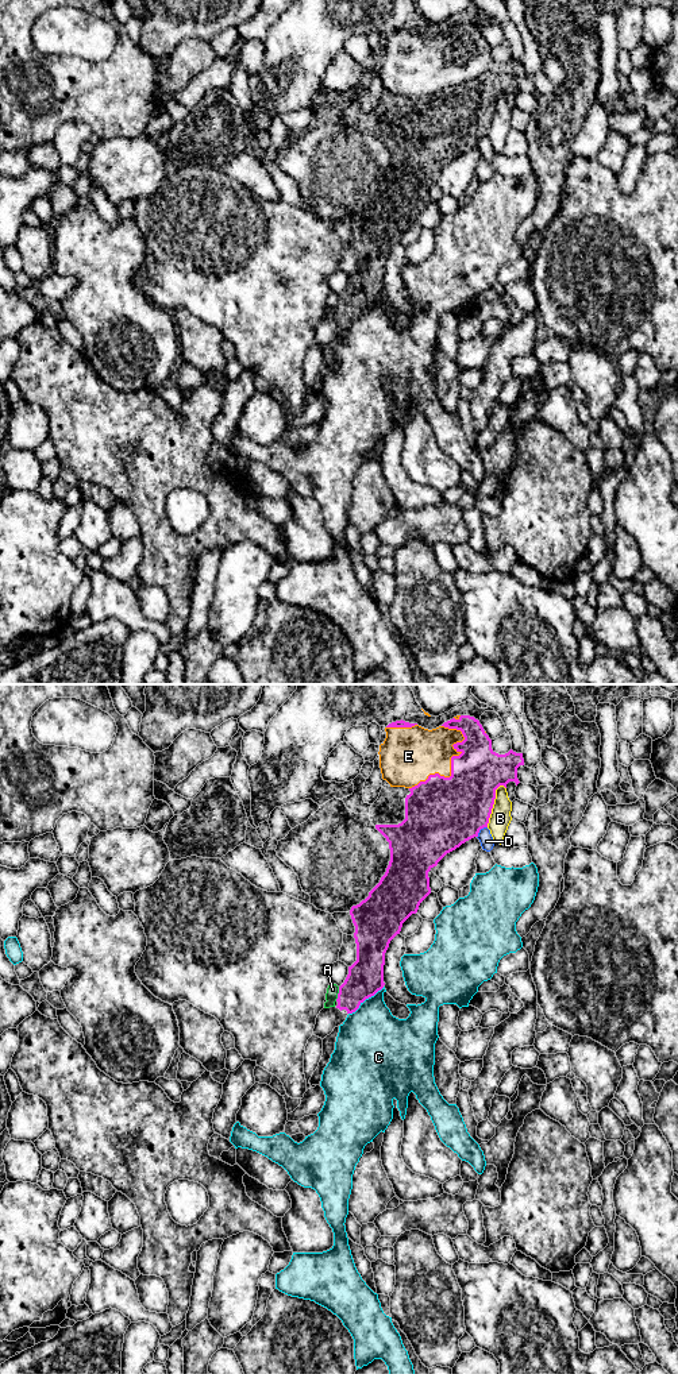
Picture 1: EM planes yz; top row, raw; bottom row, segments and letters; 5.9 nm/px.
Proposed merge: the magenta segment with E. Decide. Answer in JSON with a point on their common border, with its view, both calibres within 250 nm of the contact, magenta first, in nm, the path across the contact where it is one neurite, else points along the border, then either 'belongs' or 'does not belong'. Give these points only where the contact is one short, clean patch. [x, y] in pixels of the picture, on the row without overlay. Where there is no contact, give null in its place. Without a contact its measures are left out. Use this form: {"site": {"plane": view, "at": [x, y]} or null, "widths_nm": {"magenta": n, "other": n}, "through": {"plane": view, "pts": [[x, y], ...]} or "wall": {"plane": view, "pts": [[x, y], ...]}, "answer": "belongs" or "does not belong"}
{"site": {"plane": "yz", "at": [451, 77]}, "widths_nm": {"magenta": 400, "other": 320}, "answer": "belongs"}

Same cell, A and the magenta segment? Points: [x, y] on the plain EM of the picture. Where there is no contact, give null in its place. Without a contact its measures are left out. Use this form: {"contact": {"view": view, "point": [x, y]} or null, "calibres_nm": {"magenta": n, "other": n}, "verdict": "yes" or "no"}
{"contact": {"view": "yz", "point": [338, 303]}, "calibres_nm": {"magenta": 220, "other": 70}, "verdict": "no"}

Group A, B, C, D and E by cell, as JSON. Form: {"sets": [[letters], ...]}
{"sets": [["A"], ["B"], ["C"], ["D"], ["E"]]}

